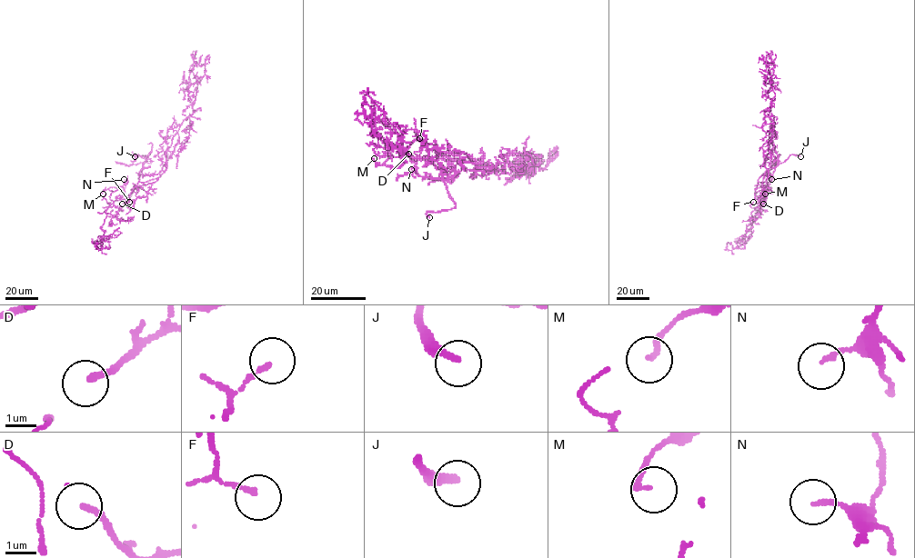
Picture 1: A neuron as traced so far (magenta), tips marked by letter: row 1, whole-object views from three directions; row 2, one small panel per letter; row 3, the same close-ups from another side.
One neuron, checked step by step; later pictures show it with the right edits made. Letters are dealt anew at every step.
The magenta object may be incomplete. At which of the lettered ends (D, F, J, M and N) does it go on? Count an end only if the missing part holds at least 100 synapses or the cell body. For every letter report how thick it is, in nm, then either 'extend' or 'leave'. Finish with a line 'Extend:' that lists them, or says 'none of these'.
D: 180 nm | leave
F: 140 nm | leave
J: 300 nm | extend
M: 170 nm | leave
N: 130 nm | leave
Extend: J

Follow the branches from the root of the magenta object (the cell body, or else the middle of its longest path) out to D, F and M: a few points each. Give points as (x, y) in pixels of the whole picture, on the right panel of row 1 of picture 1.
D: (769, 176), (767, 170), (762, 184), (768, 188), (763, 204)
F: (769, 176), (767, 170), (762, 183), (763, 195), (759, 197), (761, 202), (751, 208), (749, 205), (753, 202)
M: (769, 176), (764, 182), (758, 182), (754, 198), (764, 201), (756, 193), (770, 187), (765, 194)

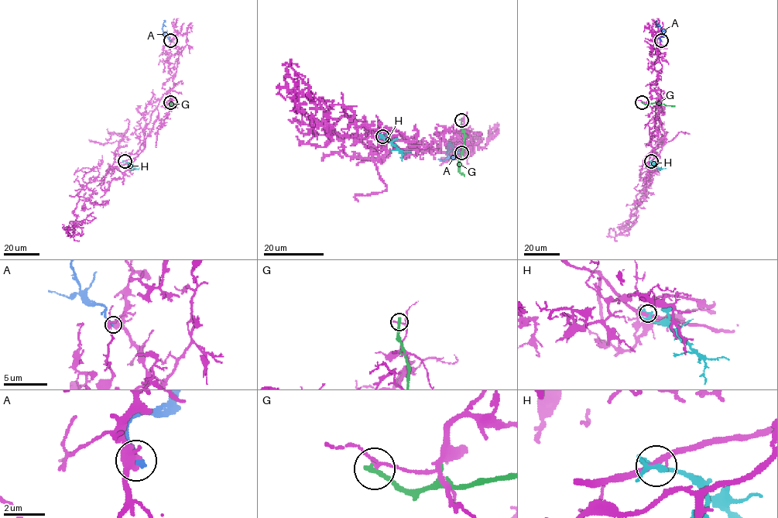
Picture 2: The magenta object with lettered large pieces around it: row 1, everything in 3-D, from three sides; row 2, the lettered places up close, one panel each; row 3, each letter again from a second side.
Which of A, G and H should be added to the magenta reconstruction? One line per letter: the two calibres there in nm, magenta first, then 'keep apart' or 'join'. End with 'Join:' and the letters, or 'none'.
A: calibres 440 and 320 nm; join
G: calibres 140 and 280 nm; keep apart
H: calibres 320 and 180 nm; keep apart
Join: A

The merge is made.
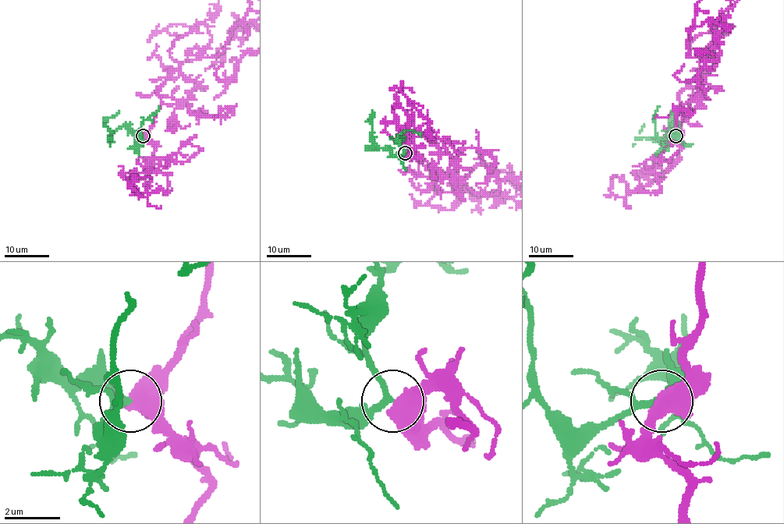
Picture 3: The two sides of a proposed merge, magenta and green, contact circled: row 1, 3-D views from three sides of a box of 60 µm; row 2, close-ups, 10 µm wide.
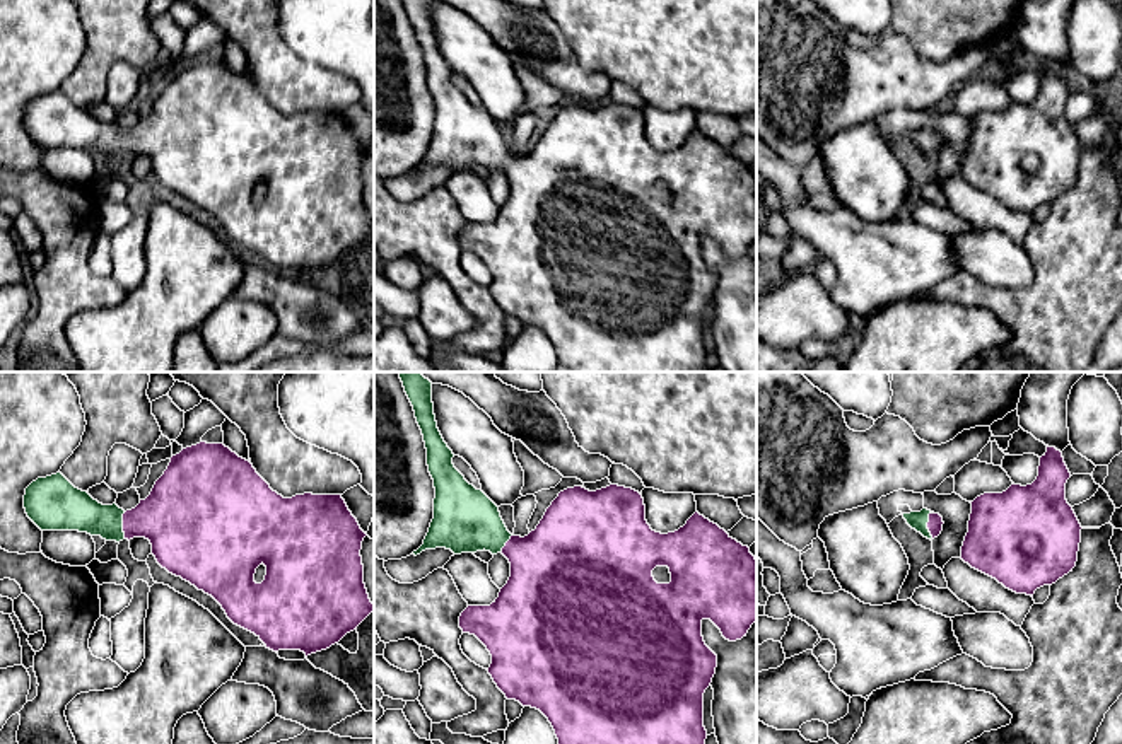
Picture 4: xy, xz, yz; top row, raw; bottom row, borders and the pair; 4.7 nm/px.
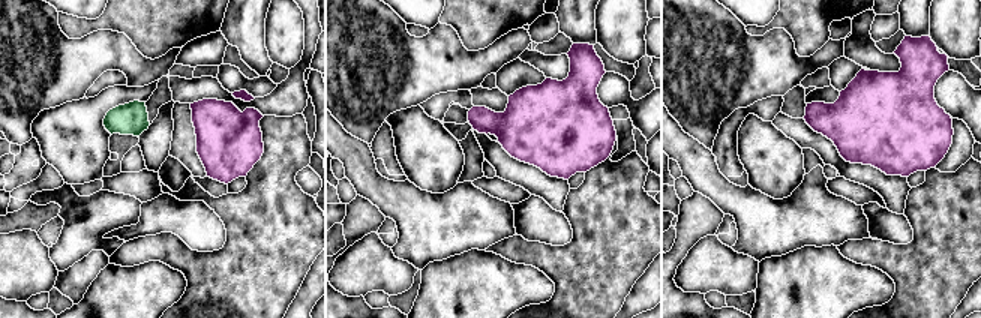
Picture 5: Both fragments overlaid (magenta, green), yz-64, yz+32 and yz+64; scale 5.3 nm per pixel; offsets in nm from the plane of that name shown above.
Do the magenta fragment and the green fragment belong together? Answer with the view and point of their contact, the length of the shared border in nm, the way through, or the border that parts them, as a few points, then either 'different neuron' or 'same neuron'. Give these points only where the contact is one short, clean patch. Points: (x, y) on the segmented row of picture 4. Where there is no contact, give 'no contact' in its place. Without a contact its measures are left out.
meets magenta in yz at (928, 526); contact 130 nm long; runs through yz (934, 524), (928, 526), (917, 521); same neuron

